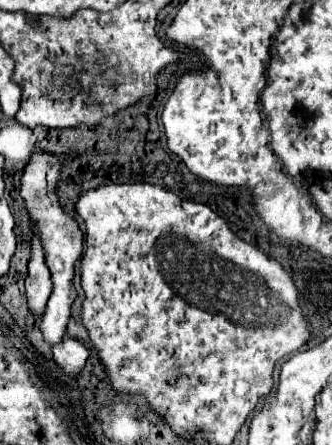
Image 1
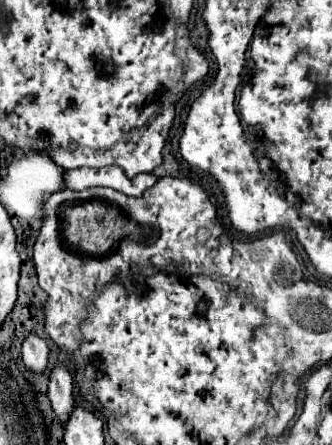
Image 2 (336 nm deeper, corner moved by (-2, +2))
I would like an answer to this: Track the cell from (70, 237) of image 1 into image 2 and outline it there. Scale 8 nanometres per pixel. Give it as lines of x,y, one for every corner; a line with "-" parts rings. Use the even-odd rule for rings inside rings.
57,365
51,371
51,381
49,381
49,391
47,397
51,401
51,407
57,415
57,419
61,421
61,425
65,425
75,409
75,399
73,399
73,377
71,373
65,369
65,365

